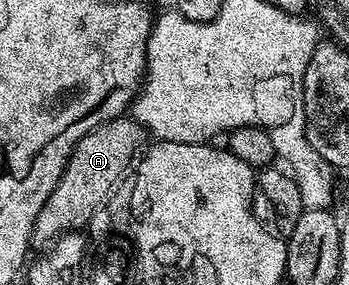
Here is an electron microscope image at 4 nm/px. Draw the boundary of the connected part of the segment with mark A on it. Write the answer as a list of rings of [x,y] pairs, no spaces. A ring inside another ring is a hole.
[[[133,117],[111,119],[81,137],[73,153],[67,158],[61,181],[57,181],[57,189],[49,193],[49,201],[45,201],[45,205],[41,205],[41,213],[37,213],[37,221],[31,234],[32,244],[43,249],[68,231],[86,228],[99,208],[111,198],[116,184],[132,170],[144,146],[143,139],[145,140],[144,129]]]

